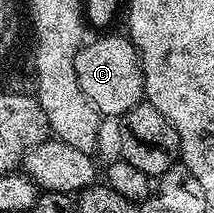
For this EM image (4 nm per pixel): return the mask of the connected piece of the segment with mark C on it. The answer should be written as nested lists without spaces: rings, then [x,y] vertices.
[[[98,35],[98,38],[90,39],[78,52],[76,63],[76,79],[80,83],[80,91],[94,104],[103,118],[121,118],[132,107],[136,107],[143,100],[142,92],[142,62],[138,59],[138,53],[134,50],[134,44],[129,36],[106,37],[110,35]]]

